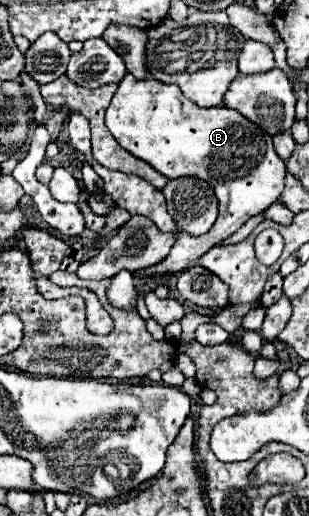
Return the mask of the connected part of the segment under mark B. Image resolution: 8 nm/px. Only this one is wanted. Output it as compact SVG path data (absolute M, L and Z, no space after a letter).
M126 74L106 110L106 126L122 148L148 162L168 180L180 176L200 178L212 186L218 198L218 220L210 232L198 238L180 232L168 258L158 266L144 270L148 276L186 270L192 260L226 240L248 218L274 204L284 190L286 166L274 152L270 134L232 108L196 106L174 84L162 84L152 78L138 80L132 74Z

